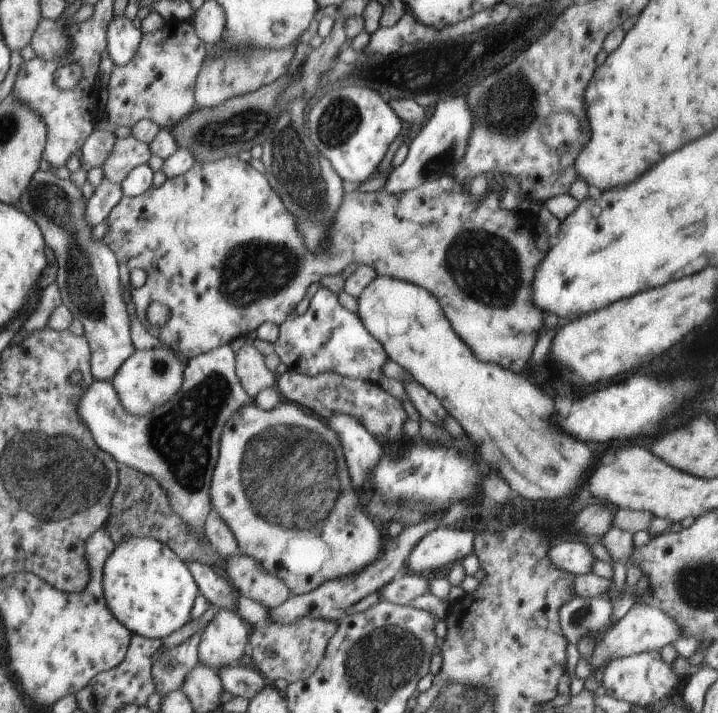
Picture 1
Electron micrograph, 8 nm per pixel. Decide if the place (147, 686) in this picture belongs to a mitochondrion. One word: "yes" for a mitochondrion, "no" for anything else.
no

